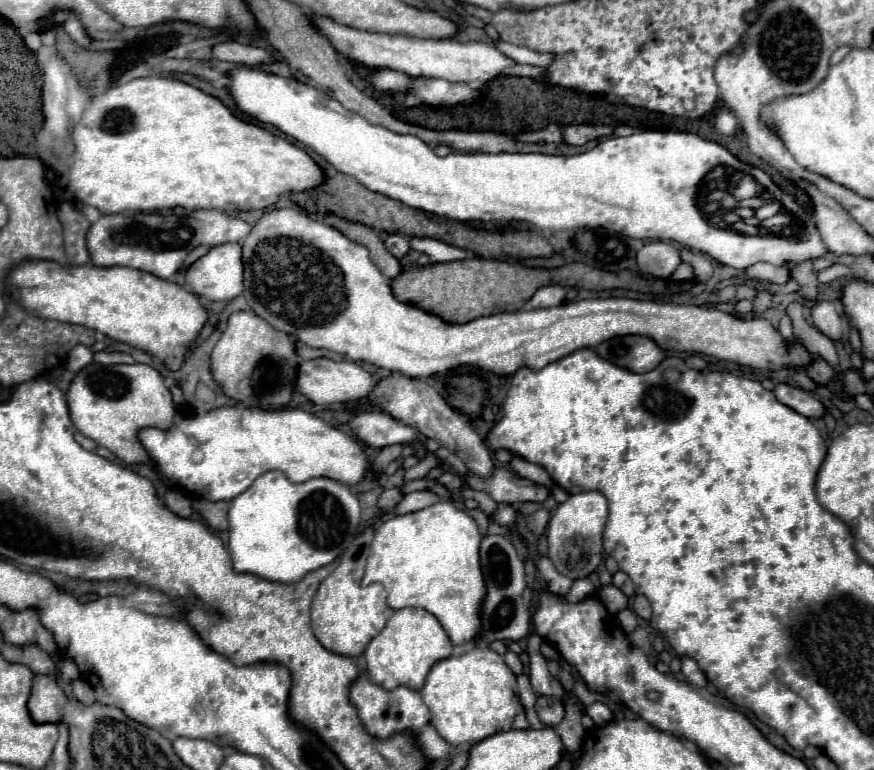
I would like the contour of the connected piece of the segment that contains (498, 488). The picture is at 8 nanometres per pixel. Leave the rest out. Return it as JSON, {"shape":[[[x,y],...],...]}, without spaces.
{"shape":[[[496,469],[494,475],[488,479],[472,475],[470,479],[466,479],[466,485],[490,493],[496,503],[510,503],[510,505],[524,501],[544,503],[546,497],[550,495],[550,487],[522,479],[508,469]]]}

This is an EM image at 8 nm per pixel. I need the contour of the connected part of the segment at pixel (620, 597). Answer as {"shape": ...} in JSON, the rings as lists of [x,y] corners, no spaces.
{"shape":[[[614,585],[598,589],[598,597],[600,597],[600,601],[606,605],[606,609],[610,613],[618,613],[618,611],[626,609],[626,605],[628,605],[628,597]]]}

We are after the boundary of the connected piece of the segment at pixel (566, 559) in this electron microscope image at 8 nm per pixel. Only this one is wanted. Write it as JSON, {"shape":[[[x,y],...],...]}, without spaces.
{"shape":[[[598,491],[570,495],[558,505],[556,513],[548,523],[548,557],[552,559],[558,573],[574,579],[588,577],[602,561],[604,525],[608,517],[608,501]]]}

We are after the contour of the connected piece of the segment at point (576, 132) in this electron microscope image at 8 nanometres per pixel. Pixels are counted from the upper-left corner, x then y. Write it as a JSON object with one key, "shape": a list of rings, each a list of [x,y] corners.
{"shape":[[[570,125],[564,129],[564,139],[570,145],[584,145],[590,139],[598,139],[604,135],[612,135],[612,127],[608,125]]]}

